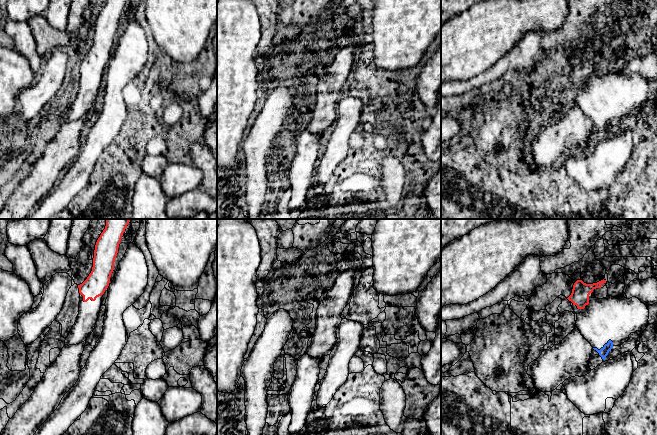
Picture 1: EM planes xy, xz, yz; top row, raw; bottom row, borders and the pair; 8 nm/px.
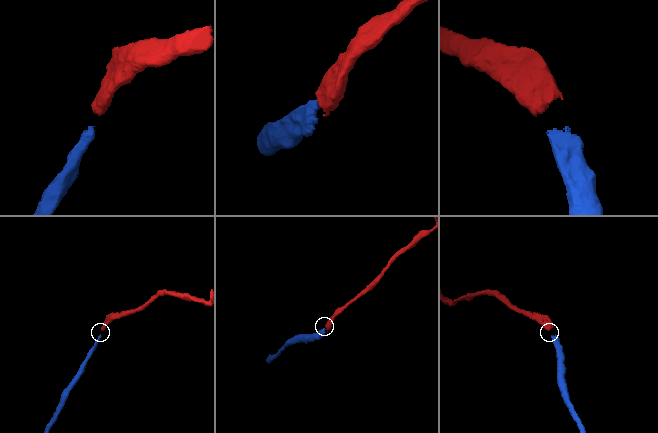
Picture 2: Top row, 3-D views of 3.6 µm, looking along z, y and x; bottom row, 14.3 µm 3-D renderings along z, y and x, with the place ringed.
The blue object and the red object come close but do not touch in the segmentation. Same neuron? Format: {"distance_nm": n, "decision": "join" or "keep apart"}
{"distance_nm": 320, "decision": "join"}

